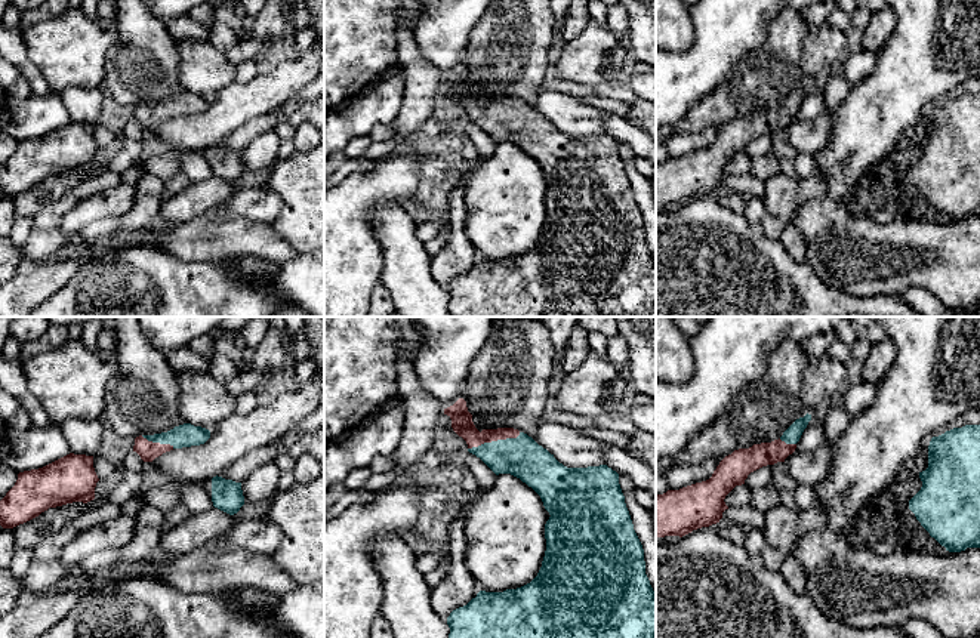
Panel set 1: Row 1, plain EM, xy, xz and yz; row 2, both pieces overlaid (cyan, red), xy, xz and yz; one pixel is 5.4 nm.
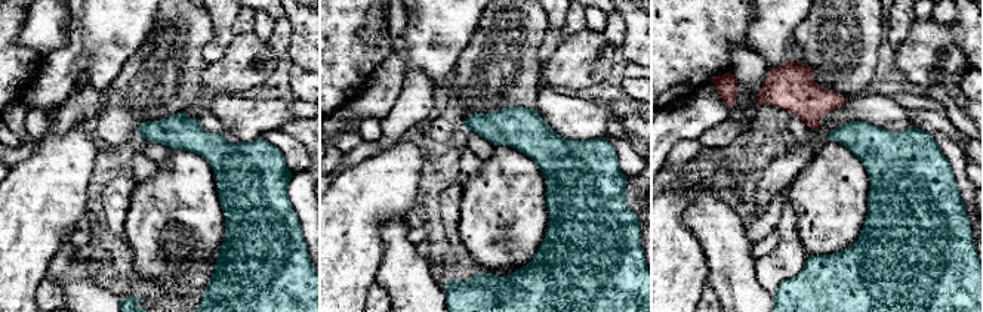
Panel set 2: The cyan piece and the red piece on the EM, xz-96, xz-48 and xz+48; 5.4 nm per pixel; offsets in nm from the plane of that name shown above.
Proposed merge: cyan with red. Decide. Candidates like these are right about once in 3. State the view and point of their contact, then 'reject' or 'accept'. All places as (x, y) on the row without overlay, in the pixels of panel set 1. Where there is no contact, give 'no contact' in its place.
meets cyan in xz at (493, 110); accept

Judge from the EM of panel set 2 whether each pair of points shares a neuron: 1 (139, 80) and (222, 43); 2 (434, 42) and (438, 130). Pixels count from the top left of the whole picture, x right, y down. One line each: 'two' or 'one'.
1: two
2: two

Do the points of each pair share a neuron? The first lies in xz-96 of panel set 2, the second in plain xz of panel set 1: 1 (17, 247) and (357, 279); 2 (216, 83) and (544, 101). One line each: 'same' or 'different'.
1: same
2: different

